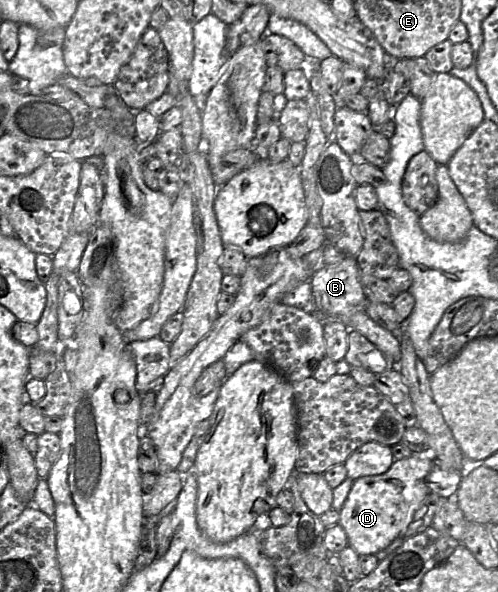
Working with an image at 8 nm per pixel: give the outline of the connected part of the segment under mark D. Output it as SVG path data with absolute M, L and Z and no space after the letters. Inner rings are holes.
M412 454L409 458L394 461L384 474L363 476L353 481L339 512L338 524L345 530L349 546L358 555L377 554L406 529L414 511L430 492L427 476L432 466L432 460L422 454Z

